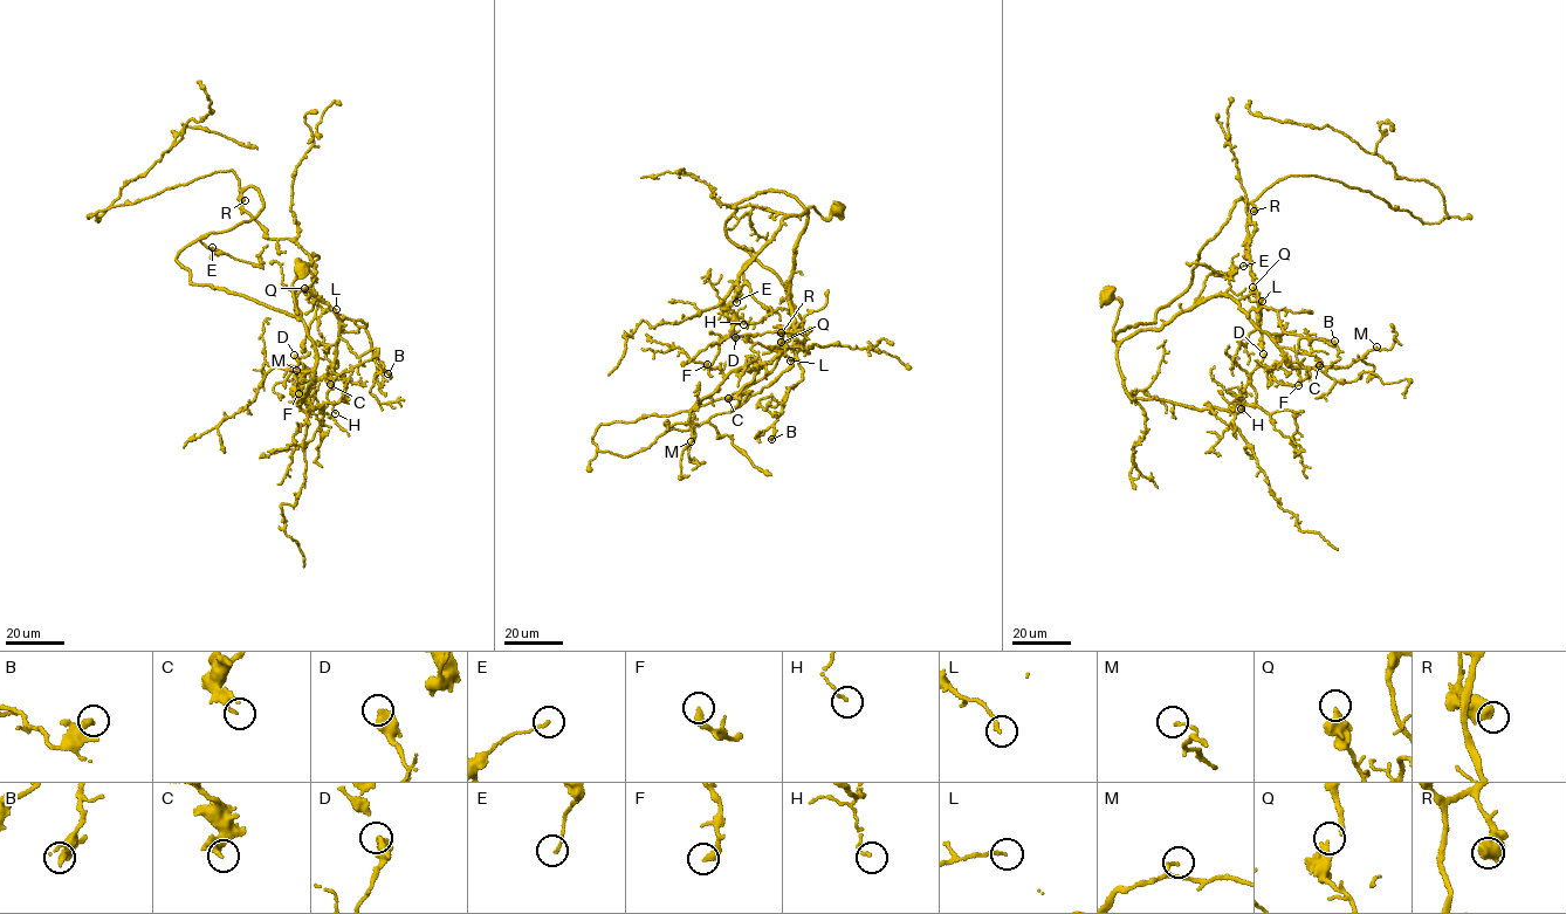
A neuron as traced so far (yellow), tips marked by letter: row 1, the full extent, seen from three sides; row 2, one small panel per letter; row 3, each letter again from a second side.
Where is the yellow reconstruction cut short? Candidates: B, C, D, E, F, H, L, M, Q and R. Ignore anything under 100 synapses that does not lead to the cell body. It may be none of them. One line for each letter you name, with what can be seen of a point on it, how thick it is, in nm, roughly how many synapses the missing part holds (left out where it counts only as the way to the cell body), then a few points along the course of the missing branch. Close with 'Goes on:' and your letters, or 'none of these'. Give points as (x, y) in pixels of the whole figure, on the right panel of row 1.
Goes on: none of these

